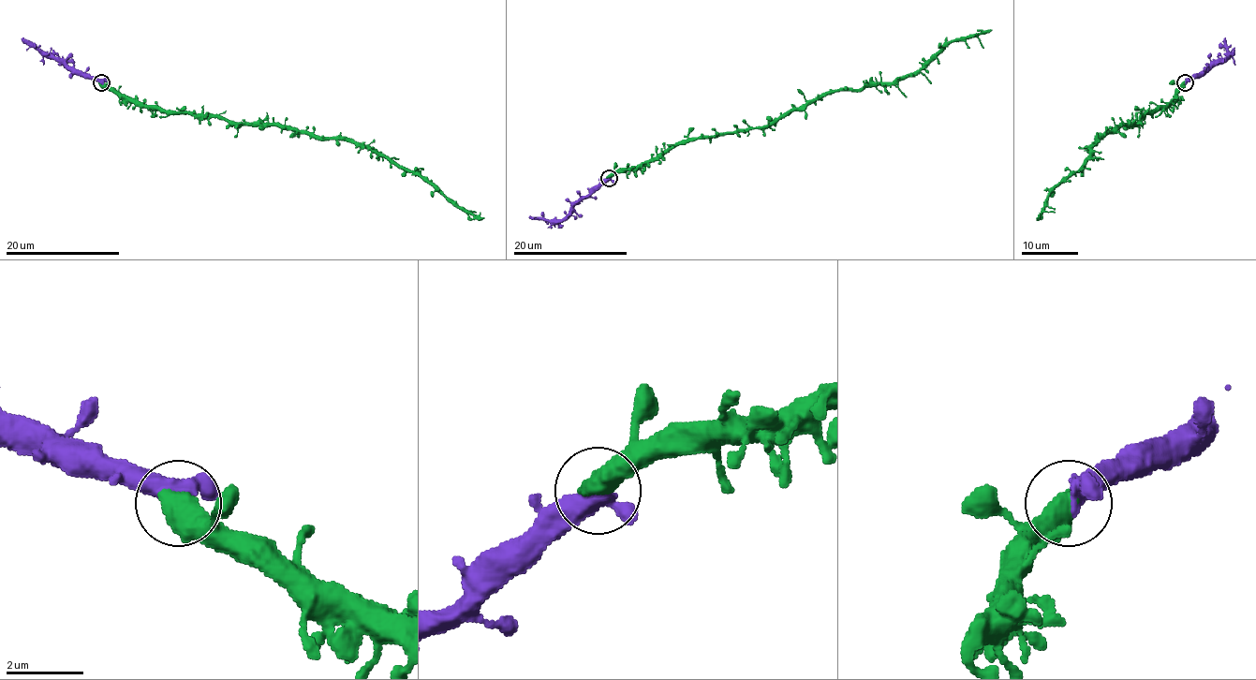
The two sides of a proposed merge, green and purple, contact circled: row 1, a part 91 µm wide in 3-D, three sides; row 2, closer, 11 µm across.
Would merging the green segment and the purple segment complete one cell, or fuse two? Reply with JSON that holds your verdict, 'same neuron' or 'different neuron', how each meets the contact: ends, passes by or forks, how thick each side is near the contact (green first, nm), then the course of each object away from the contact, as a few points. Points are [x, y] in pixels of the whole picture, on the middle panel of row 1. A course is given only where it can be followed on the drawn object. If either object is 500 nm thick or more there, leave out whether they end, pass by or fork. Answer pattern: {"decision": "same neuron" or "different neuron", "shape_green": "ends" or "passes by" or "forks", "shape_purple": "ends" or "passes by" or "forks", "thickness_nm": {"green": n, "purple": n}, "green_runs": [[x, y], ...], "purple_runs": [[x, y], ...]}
{"decision": "same neuron", "thickness_nm": {"green": 650, "purple": 420}, "green_runs": [[608, 178], [678, 144], [766, 128], [827, 95], [893, 84], [952, 42], [992, 29]], "purple_runs": [[608, 178], [601, 181], [561, 219], [531, 219], [528, 216]]}

